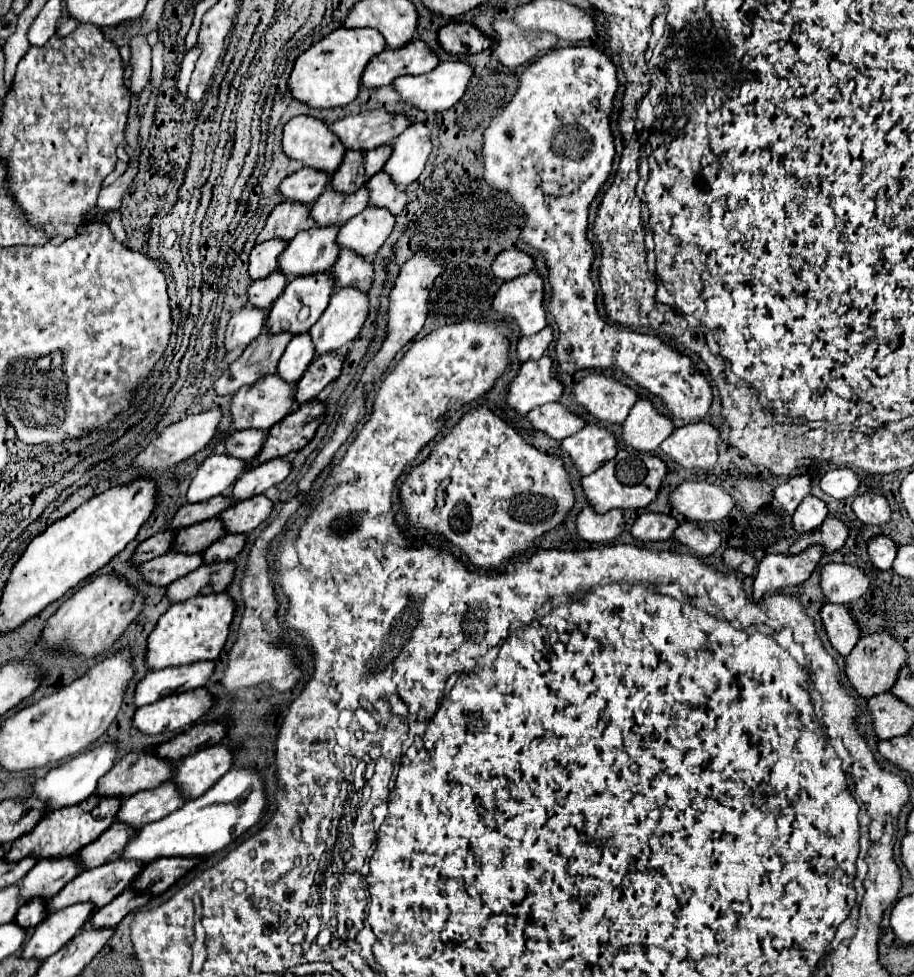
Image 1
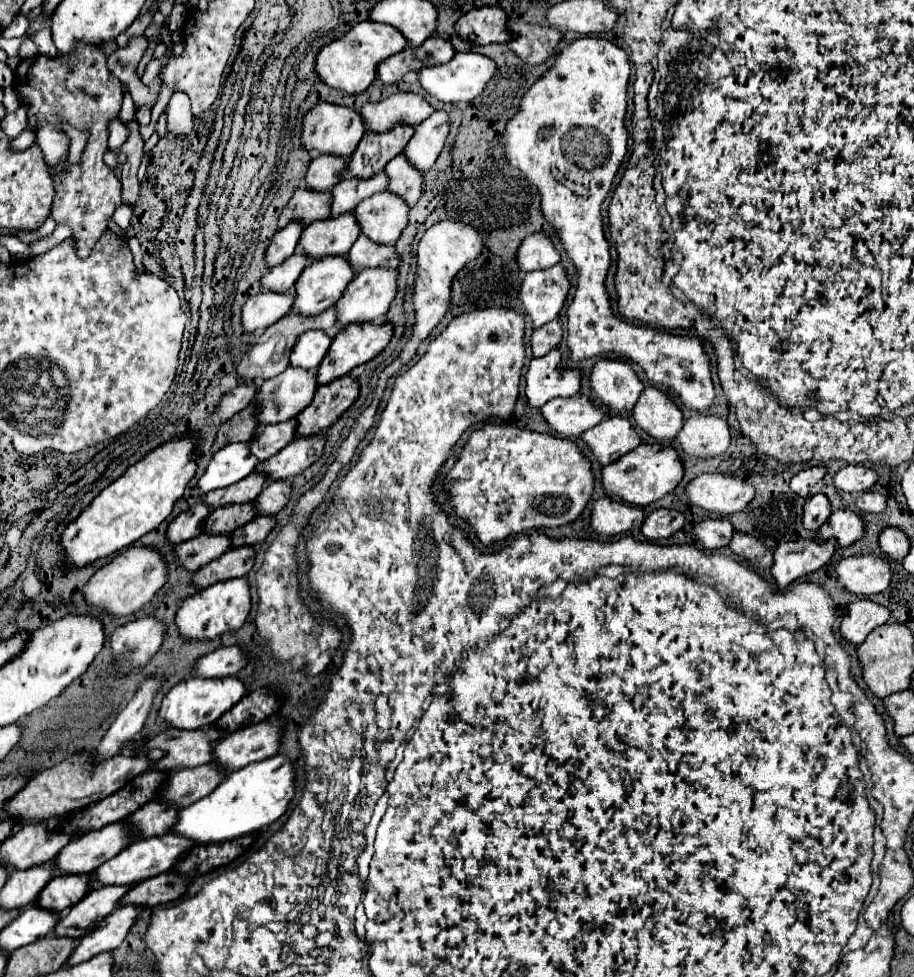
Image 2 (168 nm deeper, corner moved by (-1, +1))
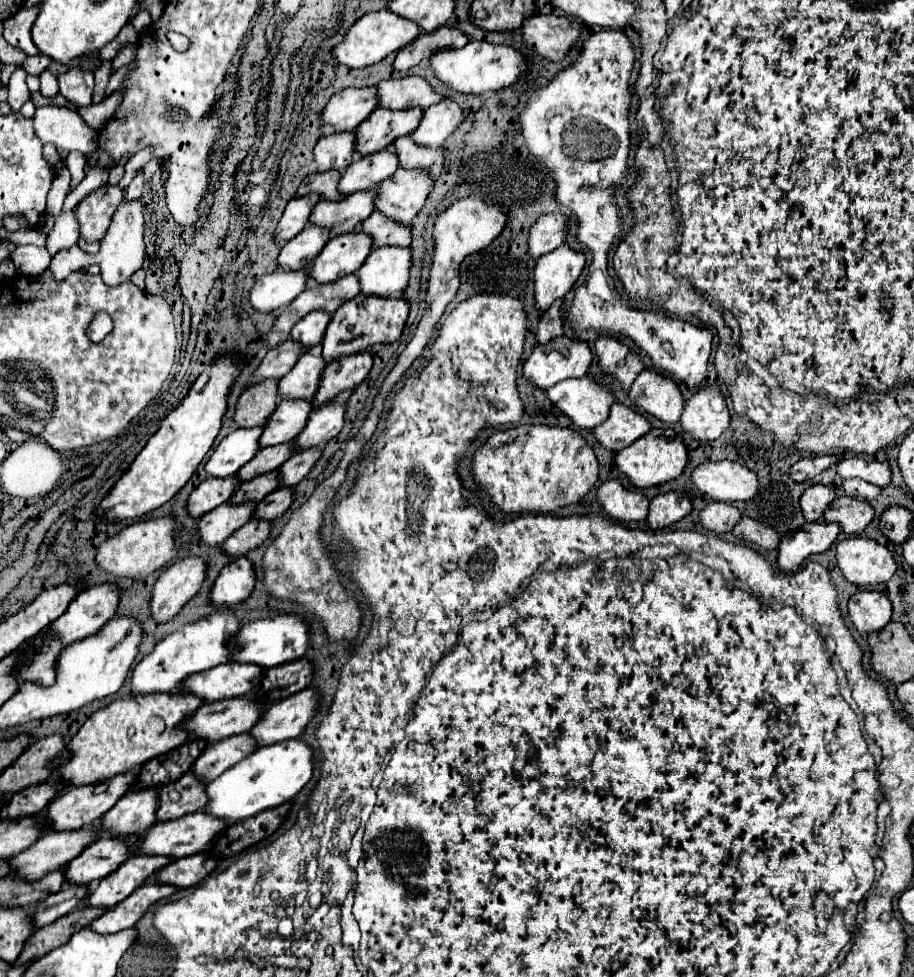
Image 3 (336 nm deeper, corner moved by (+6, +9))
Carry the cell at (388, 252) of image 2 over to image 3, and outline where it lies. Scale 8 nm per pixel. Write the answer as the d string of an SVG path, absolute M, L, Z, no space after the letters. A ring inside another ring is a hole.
M373 213L365 221L361 221L355 227L355 233L365 233L373 239L373 247L409 247L411 245L411 231L405 225L397 225L395 221L389 221L387 217L381 217L381 213Z

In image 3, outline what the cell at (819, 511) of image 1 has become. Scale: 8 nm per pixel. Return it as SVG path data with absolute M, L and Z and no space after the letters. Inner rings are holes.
M811 485L801 495L803 517L811 523L821 523L823 521L823 511L829 507L829 503L833 499L835 499L833 489L825 487L825 485Z

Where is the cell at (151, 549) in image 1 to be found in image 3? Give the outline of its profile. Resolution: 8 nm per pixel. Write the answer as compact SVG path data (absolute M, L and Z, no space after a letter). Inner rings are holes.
M225 477L225 479L207 479L203 481L187 499L187 513L193 519L203 517L205 513L209 513L211 509L219 507L221 503L225 503L233 491L237 489L239 481L237 477Z

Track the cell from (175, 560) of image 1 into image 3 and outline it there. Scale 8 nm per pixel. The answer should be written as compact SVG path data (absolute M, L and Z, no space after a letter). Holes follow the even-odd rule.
M219 505L211 513L205 513L205 517L197 523L197 533L203 543L209 547L221 545L231 533L235 533L239 527L243 527L251 515L255 505Z

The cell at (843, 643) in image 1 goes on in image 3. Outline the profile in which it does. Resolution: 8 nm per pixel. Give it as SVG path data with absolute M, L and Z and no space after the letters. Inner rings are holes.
M861 591L849 599L849 619L853 627L867 635L883 629L891 621L891 601L879 591Z

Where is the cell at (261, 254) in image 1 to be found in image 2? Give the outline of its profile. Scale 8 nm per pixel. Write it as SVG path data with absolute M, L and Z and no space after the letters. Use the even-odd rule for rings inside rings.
M288 223L284 229L280 229L274 235L274 239L266 251L268 267L276 267L282 261L286 261L290 255L294 255L302 229L304 229L304 225L300 225L300 223Z

